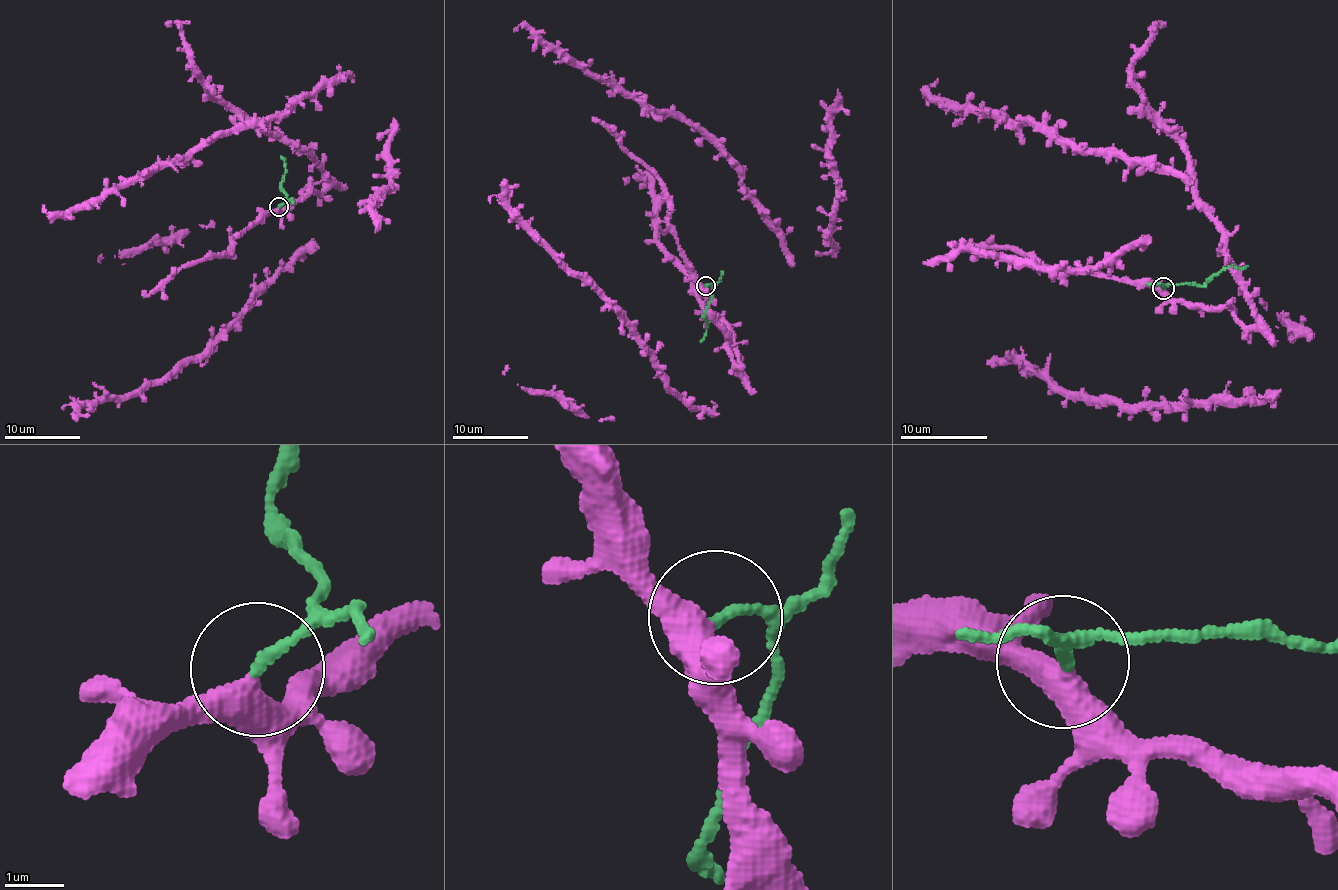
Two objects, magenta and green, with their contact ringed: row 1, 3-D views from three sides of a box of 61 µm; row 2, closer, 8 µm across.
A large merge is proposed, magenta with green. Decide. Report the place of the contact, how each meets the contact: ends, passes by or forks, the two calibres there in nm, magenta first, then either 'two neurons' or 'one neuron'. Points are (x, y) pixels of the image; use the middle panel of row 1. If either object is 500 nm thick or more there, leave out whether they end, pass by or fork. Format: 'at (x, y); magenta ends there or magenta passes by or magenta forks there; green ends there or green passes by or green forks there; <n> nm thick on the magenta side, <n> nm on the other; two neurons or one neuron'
at (705, 285); magenta passes by; green ends there; 400 nm thick on the magenta side, 170 nm on the other; two neurons

